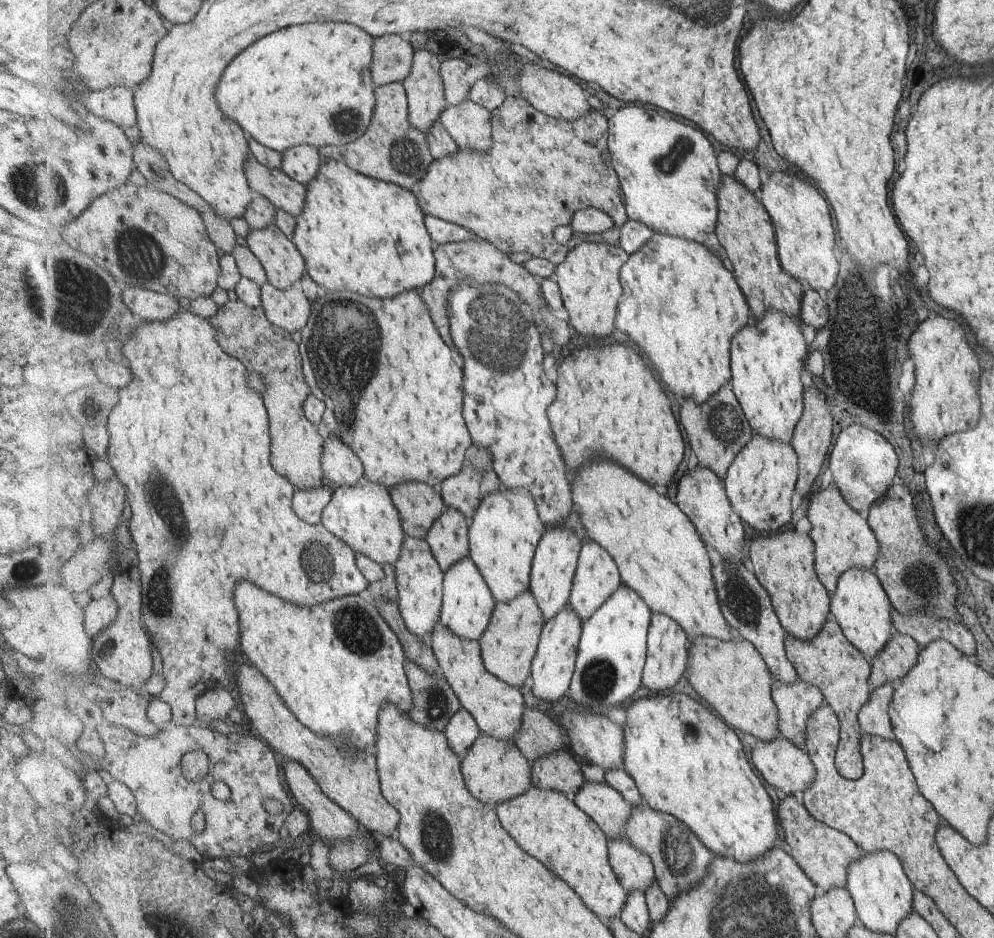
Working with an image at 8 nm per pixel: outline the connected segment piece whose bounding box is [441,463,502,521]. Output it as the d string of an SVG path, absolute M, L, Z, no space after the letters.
M467 463L461 472L441 483L441 493L447 506L460 510L472 521L482 498L501 488L501 482L494 468L481 470Z

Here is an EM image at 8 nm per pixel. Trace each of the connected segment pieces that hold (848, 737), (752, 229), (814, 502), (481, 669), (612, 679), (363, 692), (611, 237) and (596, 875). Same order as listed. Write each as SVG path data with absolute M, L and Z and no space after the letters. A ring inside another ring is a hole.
M831 617L822 632L811 640L801 640L795 635L786 636L786 651L790 661L798 670L799 678L817 685L825 695L825 702L831 705L840 720L840 745L836 756L839 772L848 779L857 780L864 775L864 758L861 754L863 732L859 722L860 710L870 700L870 676L872 662L851 644L842 626Z
M723 175L718 203L718 239L722 244L723 255L750 303L753 320L762 319L771 309L785 311L792 317L800 316L806 284L783 268L774 222L759 195L749 190L734 175Z
M834 480L823 490L813 491L807 517L812 524L809 533L816 544L816 571L819 580L831 595L838 588L839 579L846 570L853 567L874 570L882 546L870 522L847 502L847 498Z
M439 620L435 625L430 643L439 661L440 671L444 673L449 684L458 694L462 706L475 717L482 732L500 739L516 740L523 730L527 708L525 698L518 687L507 684L486 669L479 640L461 638Z
M622 584L607 602L584 622L576 671L570 686L571 701L597 712L619 708L644 684L648 634L653 612L631 587Z
M239 582L239 590L235 590L235 604L240 616L240 626L242 637L240 638L241 654L255 665L279 691L285 699L288 707L295 713L295 716L311 730L316 733L331 737L338 745L344 749L349 749L354 753L365 749L375 748L378 736L379 715L386 702L394 702L403 712L409 713L413 702L412 690L406 673L406 650L402 642L389 626L389 623L380 613L378 604L370 597L365 595L347 595L341 598L334 598L327 602L321 602L319 606L299 606L294 602L285 600L276 594L269 594L261 590L259 586L251 582Z
M509 94L507 95L505 102L499 108L491 110L491 146L487 152L477 152L471 149L459 149L455 154L444 156L440 159L434 159L431 163L430 169L425 178L419 182L415 188L415 194L418 196L420 205L424 208L427 215L433 215L442 219L450 220L454 223L459 223L468 229L471 229L479 239L491 242L493 245L511 254L519 254L519 252L528 251L533 257L543 257L551 261L554 265L561 264L566 260L567 255L571 250L575 250L576 246L582 242L596 242L607 243L615 245L620 244L620 228L628 221L628 212L626 211L626 203L620 191L622 190L622 182L620 176L612 165L611 160L605 160L603 156L610 153L608 140L610 137L610 113L601 113L597 109L592 109L583 115L576 121L568 121L565 119L559 119L546 115L543 111L537 110L527 99L524 99L520 95ZM591 207L603 210L603 212L609 212L609 216L613 218L615 228L605 231L604 233L573 233L571 238L563 244L559 242L559 238L555 238L555 234L559 234L559 226L570 226L573 220L575 220L575 213L583 209L590 209Z
M532 786L526 793L500 802L495 809L507 832L531 856L538 858L563 881L567 881L595 914L605 920L620 916L622 910L626 908L629 894L610 863L609 838L598 822L583 812L571 796L556 790L543 790Z

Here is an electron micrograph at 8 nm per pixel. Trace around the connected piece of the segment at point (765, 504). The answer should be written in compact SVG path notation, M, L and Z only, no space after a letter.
M754 434L725 478L732 505L746 524L759 532L779 532L791 522L799 469L798 454L791 442Z

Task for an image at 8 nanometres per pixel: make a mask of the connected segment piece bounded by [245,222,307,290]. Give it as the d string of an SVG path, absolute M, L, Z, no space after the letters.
M276 222L263 230L250 230L245 239L265 267L268 280L273 286L287 290L301 283L307 270L306 258Z

